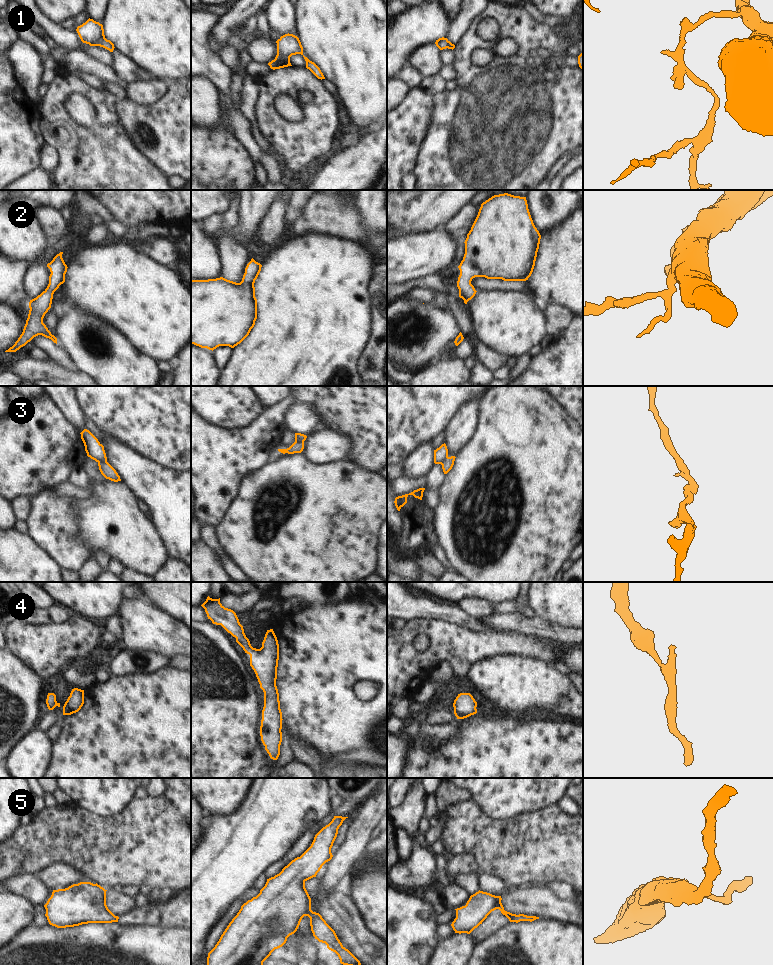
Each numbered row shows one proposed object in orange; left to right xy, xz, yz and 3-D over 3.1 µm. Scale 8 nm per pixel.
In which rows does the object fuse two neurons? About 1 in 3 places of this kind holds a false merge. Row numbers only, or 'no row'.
3

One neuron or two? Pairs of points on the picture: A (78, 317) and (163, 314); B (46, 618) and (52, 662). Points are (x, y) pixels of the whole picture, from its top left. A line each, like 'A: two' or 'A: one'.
A: two
B: two

